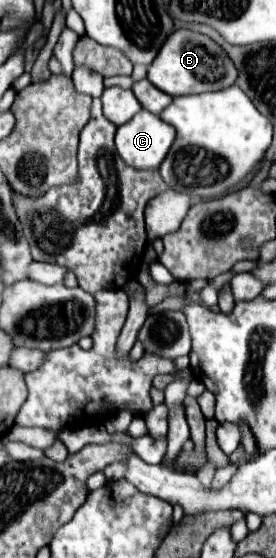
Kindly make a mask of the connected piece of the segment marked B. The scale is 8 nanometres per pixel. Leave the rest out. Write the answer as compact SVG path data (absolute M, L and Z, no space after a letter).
M186 28L174 30L164 48L160 48L156 60L148 68L148 80L162 92L170 96L184 96L184 94L202 94L212 90L224 90L236 82L236 68L228 54L206 34L192 32Z

